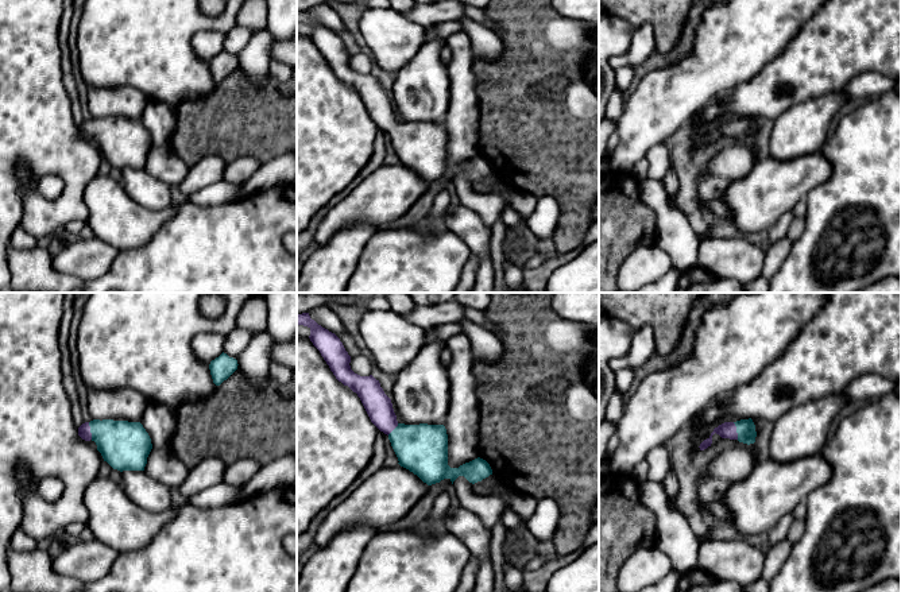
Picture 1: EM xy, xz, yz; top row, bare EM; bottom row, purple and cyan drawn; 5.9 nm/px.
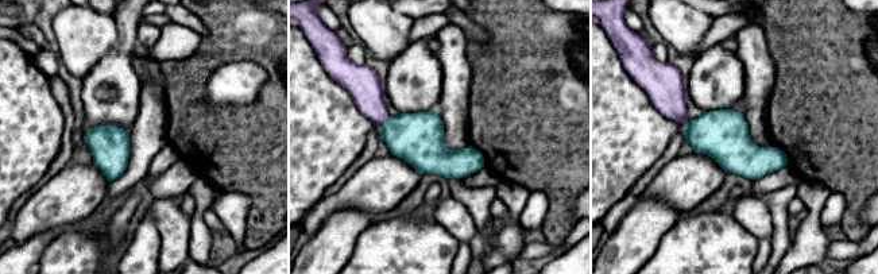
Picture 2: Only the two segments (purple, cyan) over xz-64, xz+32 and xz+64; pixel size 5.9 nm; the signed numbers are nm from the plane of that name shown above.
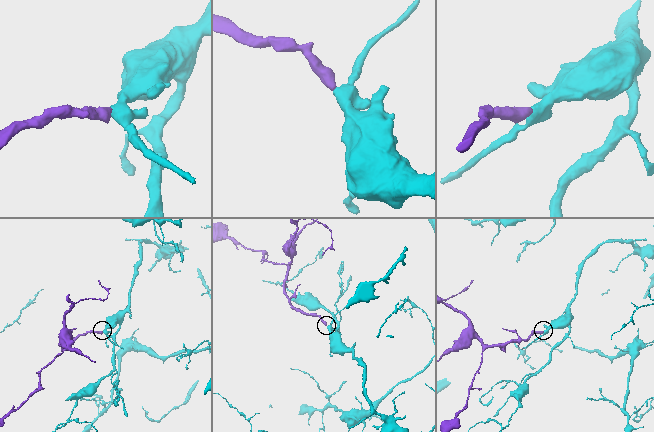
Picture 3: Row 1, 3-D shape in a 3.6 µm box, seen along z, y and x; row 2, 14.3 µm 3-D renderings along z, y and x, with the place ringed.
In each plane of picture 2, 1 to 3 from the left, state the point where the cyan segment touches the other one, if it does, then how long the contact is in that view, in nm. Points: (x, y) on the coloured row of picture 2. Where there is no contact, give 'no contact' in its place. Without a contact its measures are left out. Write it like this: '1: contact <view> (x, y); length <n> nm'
1: no contact
2: contact xz+32 (385, 122); length 100 nm
3: contact xz+64 (685, 123); length 40 nm

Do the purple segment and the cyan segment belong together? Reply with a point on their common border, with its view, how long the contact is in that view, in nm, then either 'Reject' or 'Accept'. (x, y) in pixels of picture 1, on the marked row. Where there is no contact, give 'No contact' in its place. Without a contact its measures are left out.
Touches purple at xy (89, 430). Shared border 110 nm. Accept

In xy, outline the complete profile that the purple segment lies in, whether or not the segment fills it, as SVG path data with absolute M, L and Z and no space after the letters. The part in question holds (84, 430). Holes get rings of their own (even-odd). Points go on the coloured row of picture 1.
M93 419L78 427L78 436L94 441L113 469L144 471L152 449L151 438L140 422Z

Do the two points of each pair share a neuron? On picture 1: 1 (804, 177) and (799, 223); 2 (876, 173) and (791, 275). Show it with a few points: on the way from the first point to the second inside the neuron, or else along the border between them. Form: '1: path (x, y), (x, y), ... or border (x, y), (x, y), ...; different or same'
1: border (804, 198), (791, 209); different
2: path (847, 198), (832, 206), (809, 247); same

